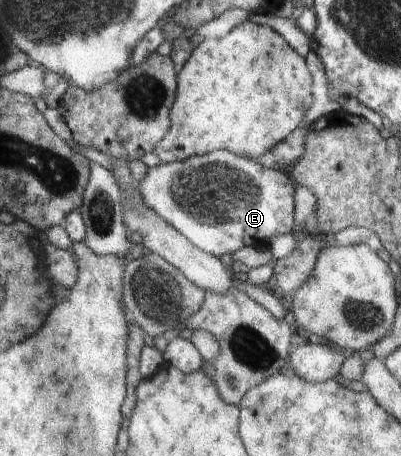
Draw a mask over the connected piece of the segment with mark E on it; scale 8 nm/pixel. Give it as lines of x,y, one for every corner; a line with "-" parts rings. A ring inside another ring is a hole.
215,149
187,161
149,168
137,189
143,203
172,225
187,241
218,258
243,247
269,249
271,239
292,233
295,225
295,182
289,173
271,171
258,160

